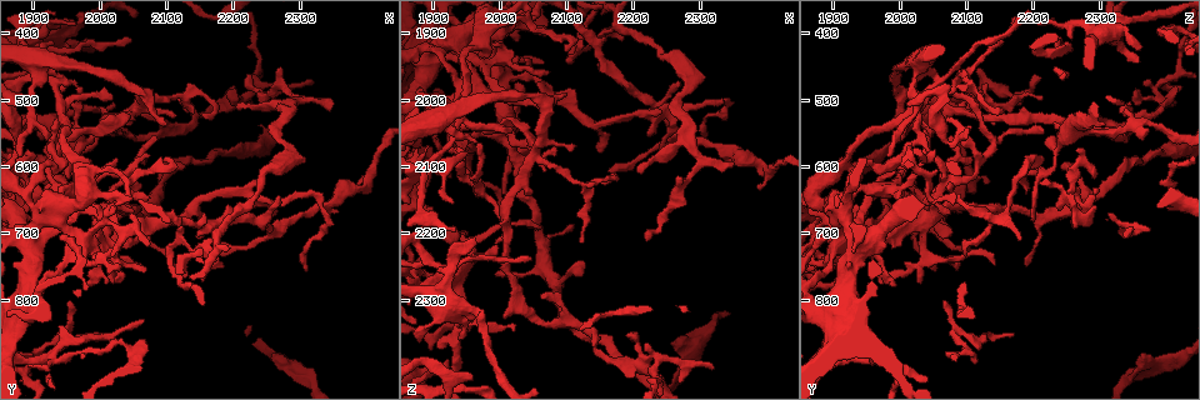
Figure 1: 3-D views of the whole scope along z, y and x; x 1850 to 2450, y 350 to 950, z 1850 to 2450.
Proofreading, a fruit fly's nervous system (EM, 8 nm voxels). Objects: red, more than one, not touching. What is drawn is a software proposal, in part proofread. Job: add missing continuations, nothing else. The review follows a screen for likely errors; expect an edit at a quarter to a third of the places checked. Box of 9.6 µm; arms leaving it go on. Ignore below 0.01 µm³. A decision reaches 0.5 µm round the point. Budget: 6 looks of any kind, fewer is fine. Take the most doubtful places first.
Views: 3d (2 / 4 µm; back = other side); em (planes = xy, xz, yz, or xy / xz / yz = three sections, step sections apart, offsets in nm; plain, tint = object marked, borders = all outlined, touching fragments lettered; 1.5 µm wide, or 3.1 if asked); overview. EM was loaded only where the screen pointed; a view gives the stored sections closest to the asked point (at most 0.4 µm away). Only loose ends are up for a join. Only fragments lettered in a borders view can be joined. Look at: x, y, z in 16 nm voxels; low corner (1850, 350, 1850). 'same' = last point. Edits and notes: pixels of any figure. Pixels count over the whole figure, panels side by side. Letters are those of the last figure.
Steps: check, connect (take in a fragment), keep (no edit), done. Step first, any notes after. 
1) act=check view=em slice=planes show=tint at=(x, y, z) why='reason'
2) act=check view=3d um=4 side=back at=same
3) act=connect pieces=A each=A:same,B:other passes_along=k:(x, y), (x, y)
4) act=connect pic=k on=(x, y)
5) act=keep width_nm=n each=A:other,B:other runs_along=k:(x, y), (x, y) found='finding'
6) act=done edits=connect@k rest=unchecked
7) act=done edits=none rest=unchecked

act=check view=em slice=planes show=borders at=(2015, 500, 2050) why='an open end'

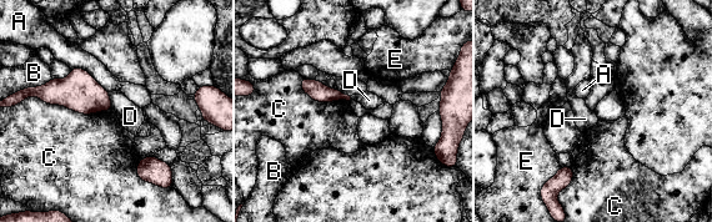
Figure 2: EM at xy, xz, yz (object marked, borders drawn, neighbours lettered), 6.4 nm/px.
act=keep width_nm=100 each=A:other,B:other,C:other,D:other,E:other border=2:(16, 104), (38, 96), (110, 111) found='no lettered fragment goes on from it'

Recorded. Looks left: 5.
act=check view=em slice=yz step=4 show=borders at=(2255, 875, 2365) why='branch stops here'

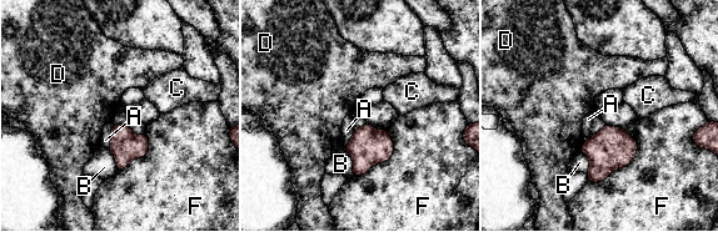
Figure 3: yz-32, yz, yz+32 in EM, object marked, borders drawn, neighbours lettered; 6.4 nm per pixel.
act=keep each=A:other,B:other,C:other,D:other,F:other border=3:(583, 141), (579, 150) found='no lettered fragment goes on from it'

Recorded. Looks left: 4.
act=check view=3d um=2 at=(2315, 470, 2405) why='thin end'

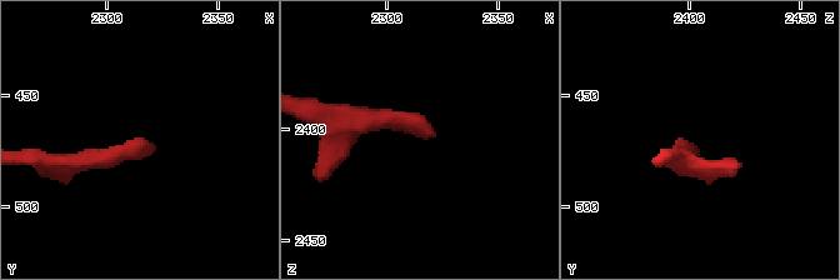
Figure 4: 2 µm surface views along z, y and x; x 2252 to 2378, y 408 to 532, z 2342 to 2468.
act=check view=em slice=planes show=borders at=(2320, 474, 2402)

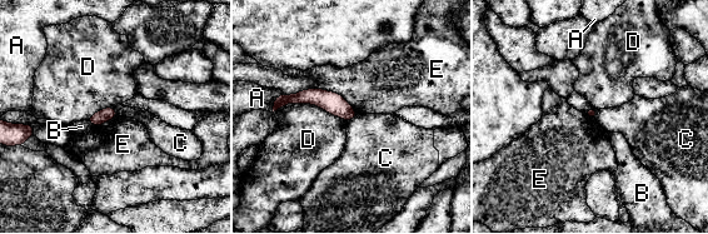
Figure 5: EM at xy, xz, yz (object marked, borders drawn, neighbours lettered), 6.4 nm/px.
act=keep each=A:other,B:other,C:other,D:other,E:other runs_along=5:(278, 101), (322, 98), (352, 114) found='no lettered fragment goes on from it'

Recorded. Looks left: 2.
act=done edits=none rest=unchecked

